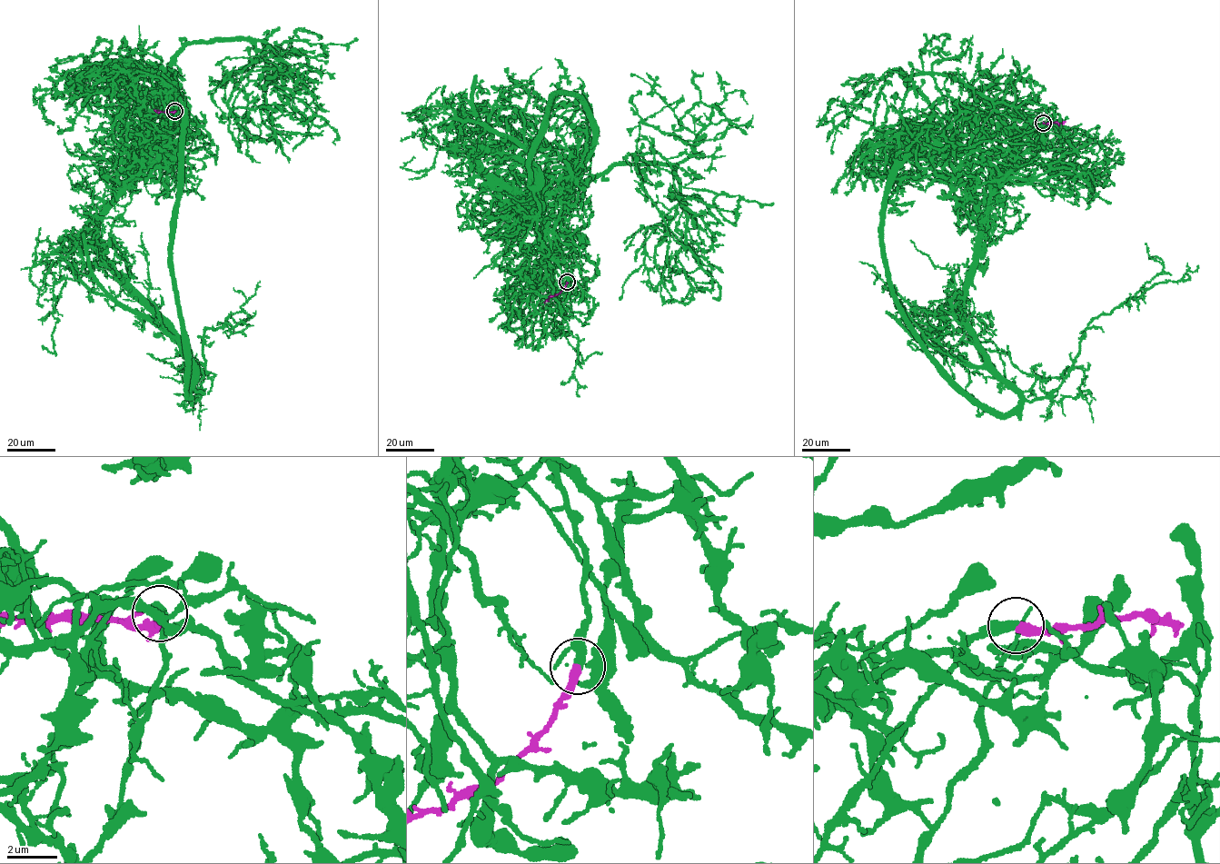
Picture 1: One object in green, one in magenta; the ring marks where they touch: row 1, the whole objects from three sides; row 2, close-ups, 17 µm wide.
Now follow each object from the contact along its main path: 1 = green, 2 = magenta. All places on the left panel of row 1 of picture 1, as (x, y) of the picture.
1: (175, 111), (100, 221), (100, 261), (176, 341), (197, 392), (205, 330), (251, 314)
2: (174, 111), (155, 111), (158, 109)

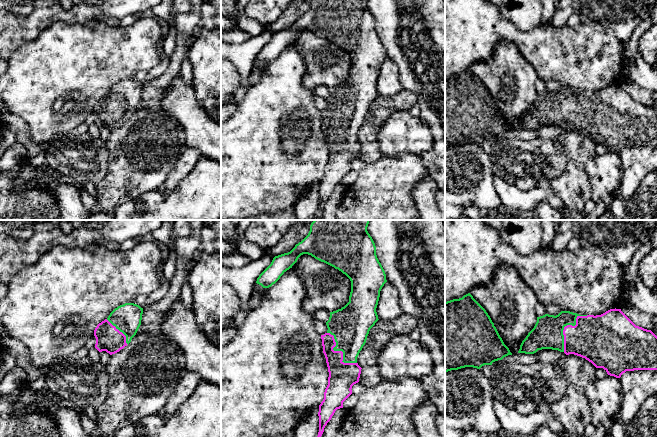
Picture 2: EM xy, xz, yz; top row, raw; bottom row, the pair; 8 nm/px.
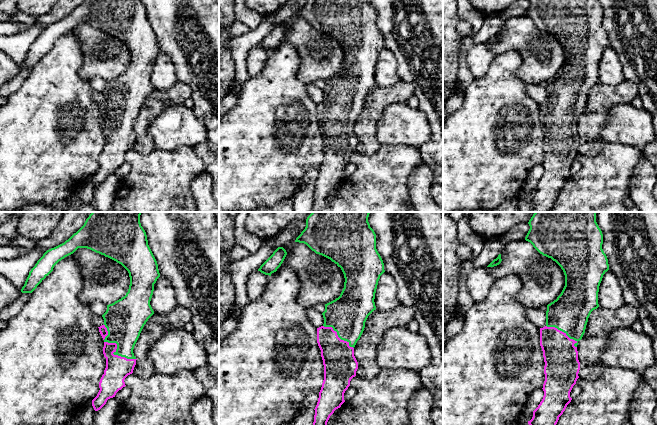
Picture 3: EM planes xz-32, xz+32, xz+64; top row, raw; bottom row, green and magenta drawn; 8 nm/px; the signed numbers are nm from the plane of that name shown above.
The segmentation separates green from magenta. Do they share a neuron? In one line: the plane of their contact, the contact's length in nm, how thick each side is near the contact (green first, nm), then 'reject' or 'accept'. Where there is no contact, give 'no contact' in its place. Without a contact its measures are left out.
yz | 360 nm | 240/360 nm | accept

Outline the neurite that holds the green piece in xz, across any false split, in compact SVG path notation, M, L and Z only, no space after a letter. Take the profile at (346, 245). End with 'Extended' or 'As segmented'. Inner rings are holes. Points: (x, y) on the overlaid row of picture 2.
M314 220L310 225L308 235L296 244L290 252L275 256L271 264L259 275L256 281L263 288L271 287L287 270L292 268L303 254L311 255L315 259L338 269L351 281L349 302L341 309L330 312L329 320L326 322L328 330L324 335L321 335L329 377L328 385L324 392L324 399L319 405L319 432L317 437L322 436L325 426L331 420L335 411L343 408L343 402L352 394L352 386L359 382L362 368L357 363L357 357L366 343L370 329L379 320L376 308L380 291L387 280L385 271L376 255L375 243L367 231L368 224L369 220Z. Extended

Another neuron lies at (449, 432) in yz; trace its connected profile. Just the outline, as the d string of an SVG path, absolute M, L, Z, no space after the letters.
M445 426L445 437L464 437L463 430Z

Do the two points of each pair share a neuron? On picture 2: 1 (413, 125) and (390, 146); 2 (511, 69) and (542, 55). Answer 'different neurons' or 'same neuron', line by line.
1: same neuron
2: different neurons

